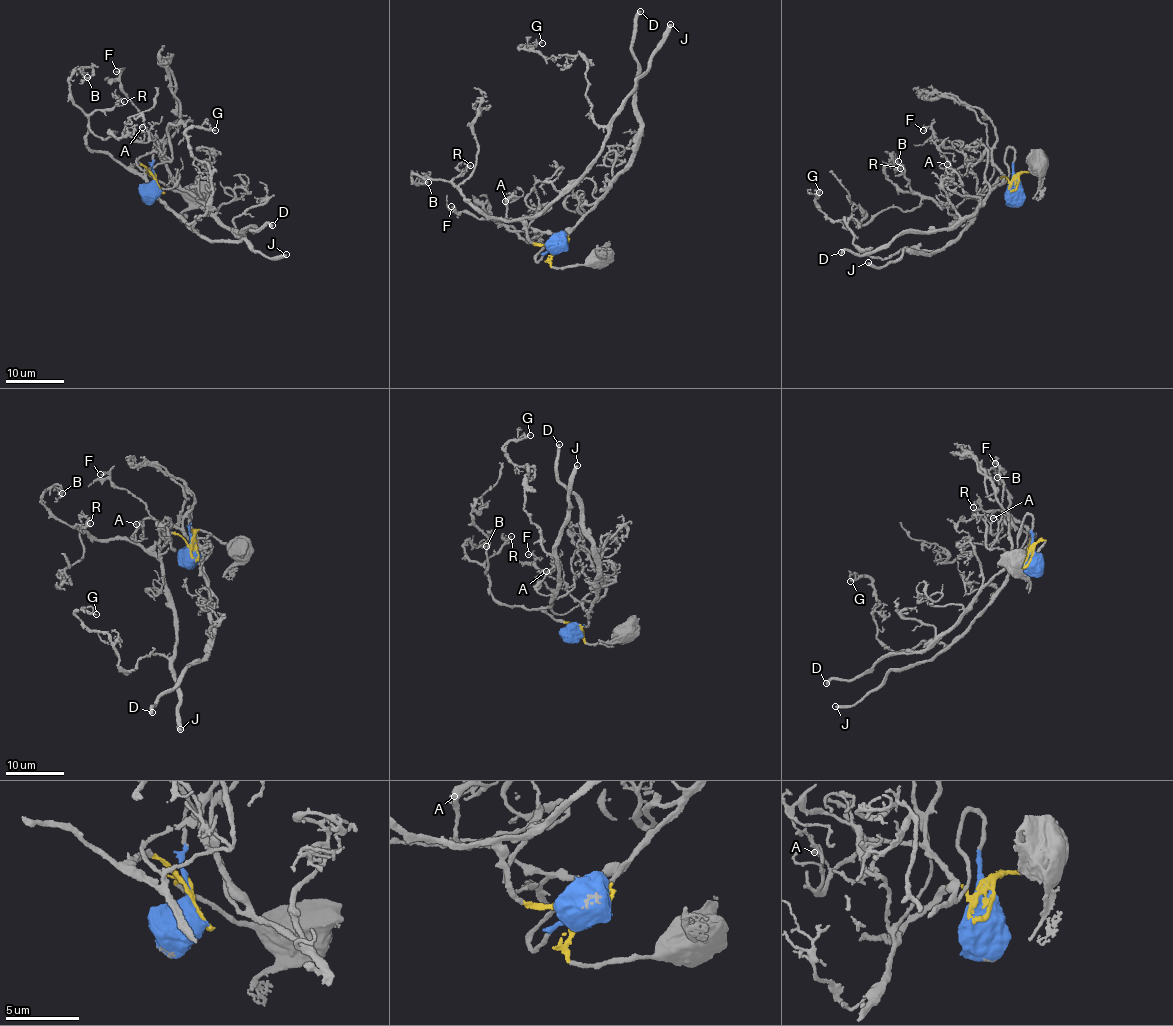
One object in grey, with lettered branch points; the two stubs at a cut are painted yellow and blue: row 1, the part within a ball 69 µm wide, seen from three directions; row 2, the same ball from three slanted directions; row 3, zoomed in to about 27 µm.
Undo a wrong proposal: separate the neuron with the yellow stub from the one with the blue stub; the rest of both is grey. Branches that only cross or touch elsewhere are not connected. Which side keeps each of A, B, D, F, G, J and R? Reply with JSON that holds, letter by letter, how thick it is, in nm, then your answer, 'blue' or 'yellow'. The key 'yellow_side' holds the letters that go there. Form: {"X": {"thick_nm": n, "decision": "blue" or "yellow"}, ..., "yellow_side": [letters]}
{"A": {"thick_nm": 140, "decision": "blue"}, "B": {"thick_nm": 240, "decision": "yellow"}, "D": {"thick_nm": 360, "decision": "blue"}, "F": {"thick_nm": 130, "decision": "yellow"}, "G": {"thick_nm": 140, "decision": "yellow"}, "J": {"thick_nm": 400, "decision": "yellow"}, "R": {"thick_nm": 130, "decision": "yellow"}, "yellow_side": ["B", "F", "G", "J", "R"]}

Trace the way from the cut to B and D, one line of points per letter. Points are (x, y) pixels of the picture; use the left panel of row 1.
B: (156, 183), (144, 166), (127, 166), (88, 146), (89, 127), (68, 81), (77, 69), (88, 77)
D: (156, 183), (154, 144), (170, 181), (208, 214), (240, 236), (252, 224), (251, 231), (272, 225)

